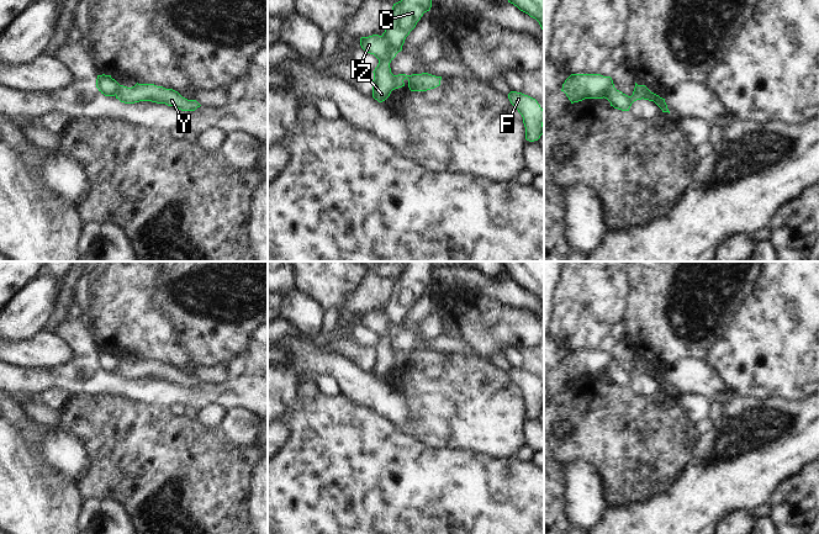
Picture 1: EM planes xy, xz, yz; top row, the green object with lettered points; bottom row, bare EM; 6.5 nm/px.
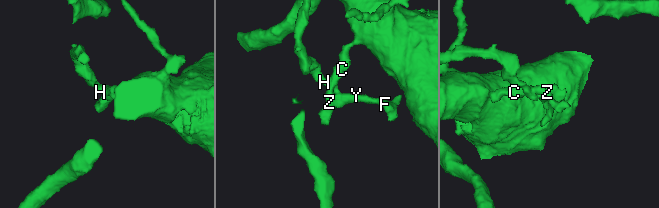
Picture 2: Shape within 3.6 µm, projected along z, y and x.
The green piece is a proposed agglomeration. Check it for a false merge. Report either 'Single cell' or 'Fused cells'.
Fused cells.

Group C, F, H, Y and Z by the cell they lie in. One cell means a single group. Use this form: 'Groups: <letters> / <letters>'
Groups: C Z / F H Y.

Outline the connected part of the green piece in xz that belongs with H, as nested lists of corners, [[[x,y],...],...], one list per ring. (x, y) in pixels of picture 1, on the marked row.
[[[372,35],[369,37],[360,38],[360,46],[364,51],[374,54],[377,59],[386,55],[389,51],[389,44],[382,36]]]

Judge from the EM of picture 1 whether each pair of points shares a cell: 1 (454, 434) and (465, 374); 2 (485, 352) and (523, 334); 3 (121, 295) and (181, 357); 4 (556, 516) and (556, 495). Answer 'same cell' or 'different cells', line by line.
1: same cell
2: same cell
3: same cell
4: same cell

